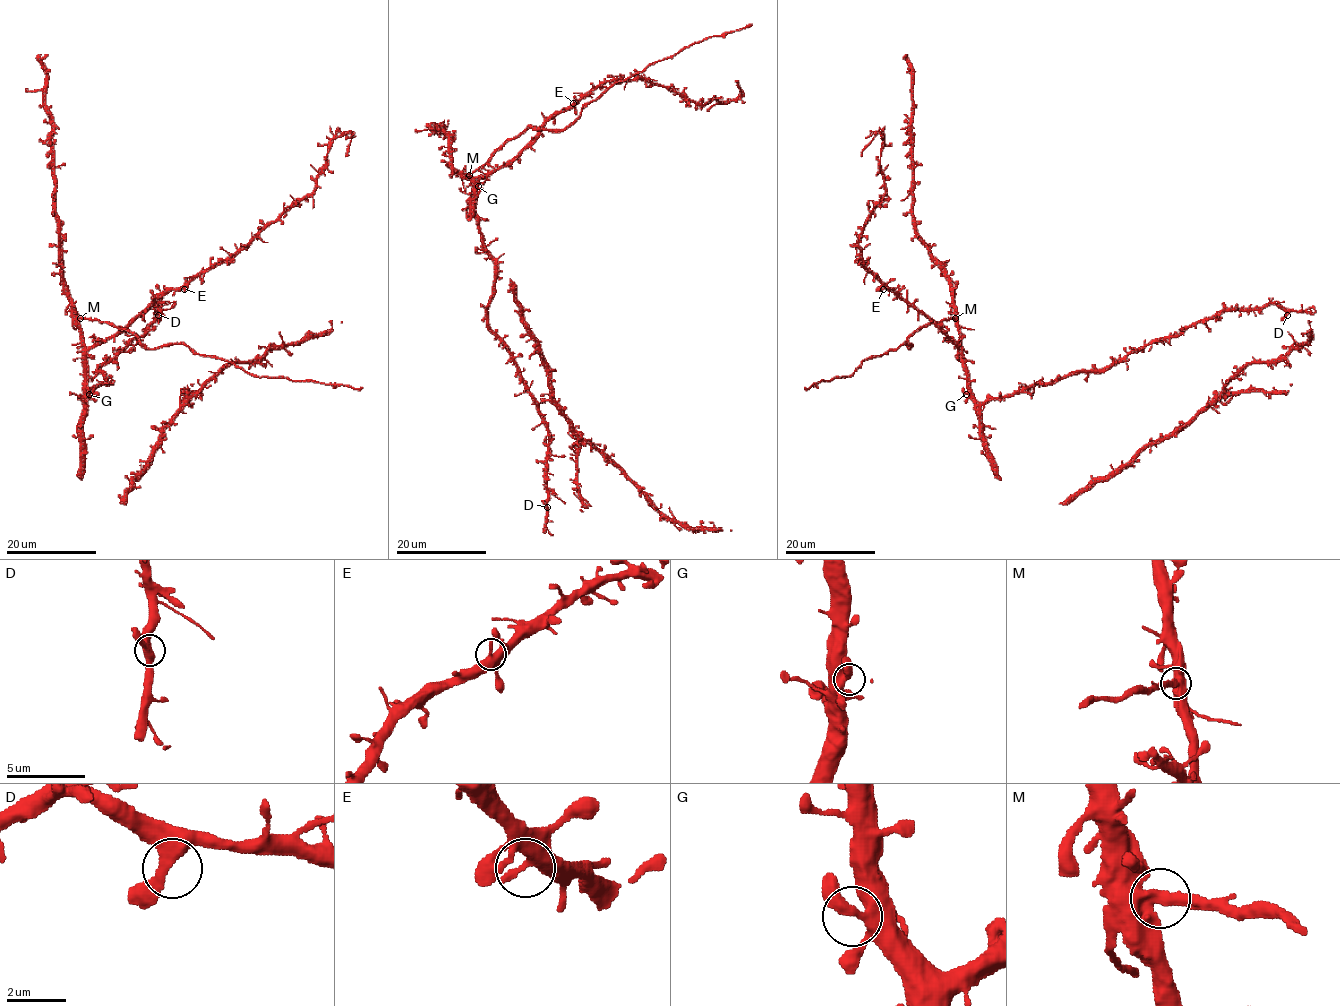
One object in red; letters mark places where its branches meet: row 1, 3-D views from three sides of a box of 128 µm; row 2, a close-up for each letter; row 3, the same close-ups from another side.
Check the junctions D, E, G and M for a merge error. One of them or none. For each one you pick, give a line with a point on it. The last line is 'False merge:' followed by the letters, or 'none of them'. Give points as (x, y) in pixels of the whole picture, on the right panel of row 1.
M: (955, 318)
False merge: M

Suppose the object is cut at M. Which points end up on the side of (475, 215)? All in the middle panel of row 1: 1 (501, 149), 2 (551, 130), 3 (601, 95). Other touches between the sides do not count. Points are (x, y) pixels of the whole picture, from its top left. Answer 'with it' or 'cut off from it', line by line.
1: cut off from it
2: cut off from it
3: cut off from it

